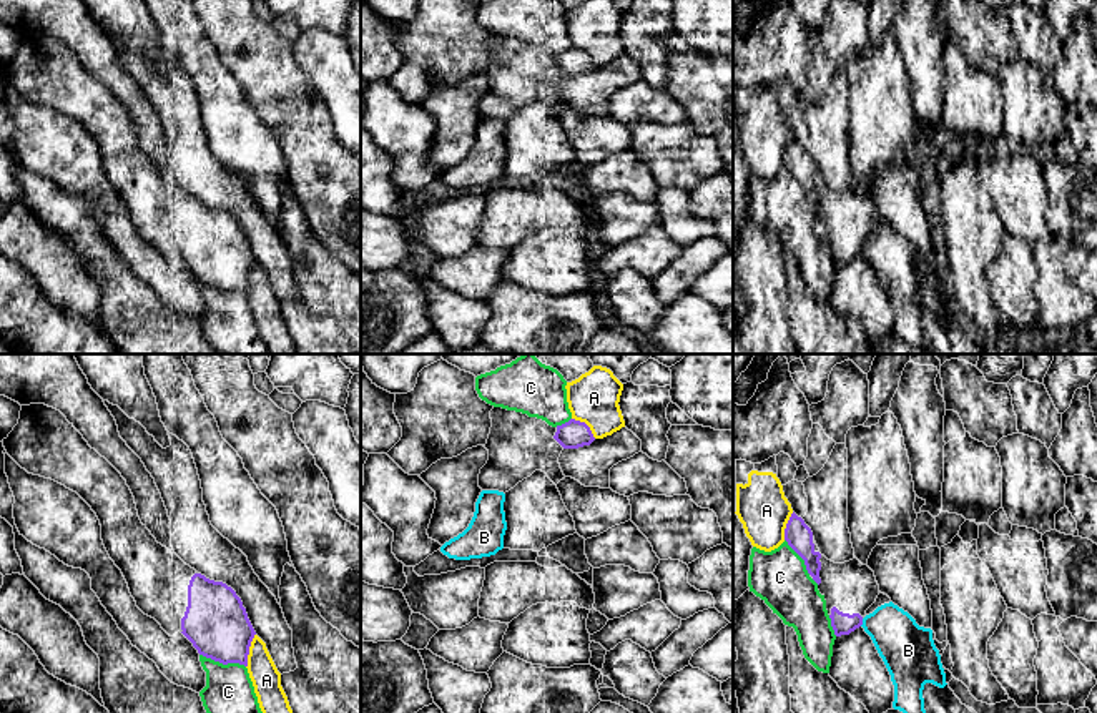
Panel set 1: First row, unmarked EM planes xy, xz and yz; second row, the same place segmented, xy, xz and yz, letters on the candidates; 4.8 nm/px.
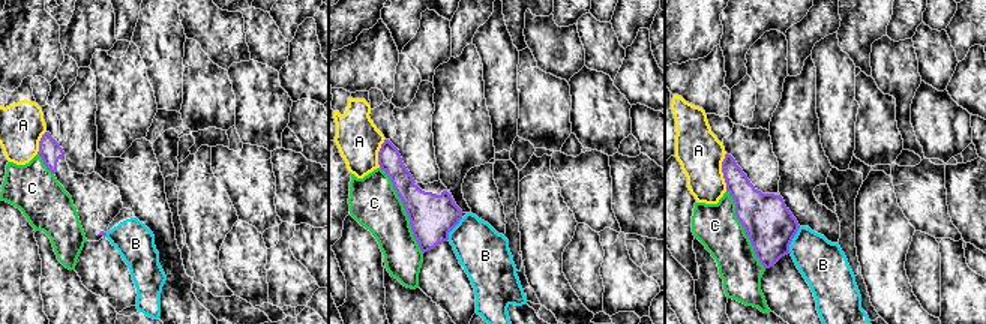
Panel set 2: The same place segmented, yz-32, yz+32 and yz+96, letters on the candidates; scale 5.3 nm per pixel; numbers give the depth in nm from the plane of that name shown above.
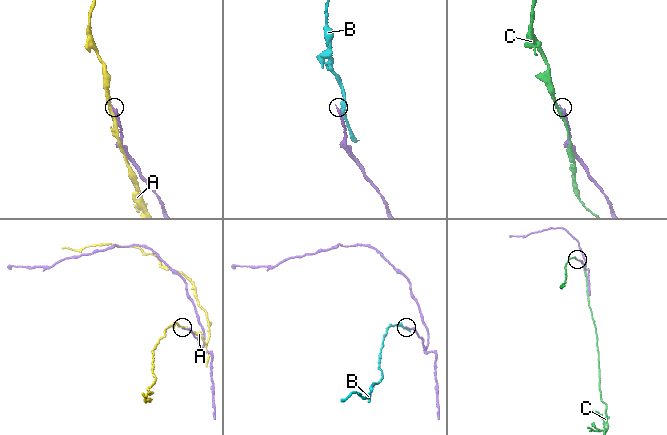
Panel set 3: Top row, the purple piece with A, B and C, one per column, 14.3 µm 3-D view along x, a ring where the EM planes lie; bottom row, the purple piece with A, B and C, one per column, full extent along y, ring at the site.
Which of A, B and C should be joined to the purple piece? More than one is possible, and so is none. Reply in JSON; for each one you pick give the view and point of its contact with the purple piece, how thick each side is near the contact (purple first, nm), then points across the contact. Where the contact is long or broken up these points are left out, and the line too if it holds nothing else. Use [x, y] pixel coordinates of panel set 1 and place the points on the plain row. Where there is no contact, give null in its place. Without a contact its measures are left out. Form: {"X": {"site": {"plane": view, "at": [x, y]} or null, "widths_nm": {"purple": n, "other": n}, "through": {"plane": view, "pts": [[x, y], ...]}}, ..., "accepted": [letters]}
{"accepted": []}

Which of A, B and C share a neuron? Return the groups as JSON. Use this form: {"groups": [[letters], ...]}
{"groups": [["A"], ["B"], ["C"]]}

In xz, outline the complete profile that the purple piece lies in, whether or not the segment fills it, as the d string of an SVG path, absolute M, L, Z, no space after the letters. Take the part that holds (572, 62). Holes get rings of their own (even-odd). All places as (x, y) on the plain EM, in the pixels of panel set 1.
M494 35L492 55L485 71L489 88L480 96L482 118L509 120L519 110L542 98L557 113L565 106L558 85L563 76L590 73L595 65L585 50L570 47L552 55L527 42Z

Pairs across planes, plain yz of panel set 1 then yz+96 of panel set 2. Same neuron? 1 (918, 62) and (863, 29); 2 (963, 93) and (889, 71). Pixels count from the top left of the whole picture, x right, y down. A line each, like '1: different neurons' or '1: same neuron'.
1: different neurons
2: different neurons

